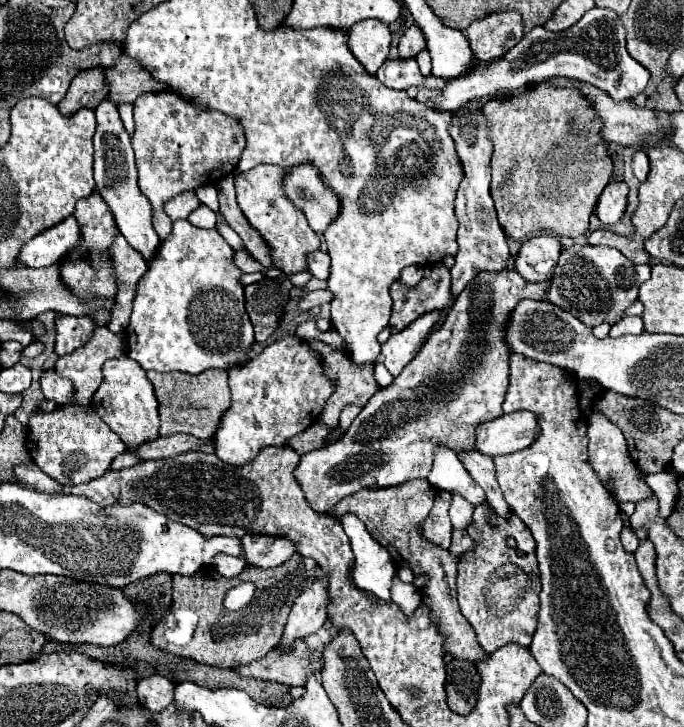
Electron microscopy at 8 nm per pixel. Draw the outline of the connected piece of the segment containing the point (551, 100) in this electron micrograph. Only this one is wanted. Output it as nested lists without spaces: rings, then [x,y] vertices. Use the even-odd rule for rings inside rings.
[[[536,86],[526,94],[508,100],[492,100],[482,108],[490,122],[490,140],[494,154],[492,170],[492,198],[498,212],[498,222],[510,240],[524,240],[526,236],[550,230],[560,236],[578,238],[588,232],[588,218],[596,208],[598,196],[612,178],[614,164],[608,158],[608,142],[600,136],[600,122],[590,102],[572,88]]]

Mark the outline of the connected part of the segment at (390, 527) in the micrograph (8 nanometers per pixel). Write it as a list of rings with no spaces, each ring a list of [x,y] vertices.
[[[414,480],[414,482],[404,482],[402,486],[388,486],[386,490],[360,490],[358,494],[342,498],[330,514],[340,518],[346,512],[358,514],[358,518],[366,524],[368,532],[391,553],[392,559],[398,565],[410,568],[414,576],[426,574],[430,582],[422,586],[422,604],[430,610],[430,618],[438,632],[444,636],[444,652],[450,654],[452,658],[462,658],[468,662],[482,662],[482,658],[488,658],[488,654],[478,646],[478,638],[474,634],[474,628],[470,622],[460,614],[458,602],[456,602],[456,564],[458,558],[446,548],[434,546],[434,542],[422,538],[420,524],[426,520],[426,514],[430,514],[432,504],[434,504],[436,488],[430,486],[428,480]]]

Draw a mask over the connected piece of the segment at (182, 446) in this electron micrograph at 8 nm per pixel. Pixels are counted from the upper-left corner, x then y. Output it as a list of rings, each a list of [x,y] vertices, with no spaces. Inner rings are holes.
[[[170,434],[170,438],[154,438],[154,442],[146,442],[142,446],[138,446],[138,450],[134,450],[132,454],[136,454],[142,460],[148,458],[170,458],[188,450],[196,450],[196,452],[214,452],[214,442],[212,440],[200,440],[194,438],[190,434]]]

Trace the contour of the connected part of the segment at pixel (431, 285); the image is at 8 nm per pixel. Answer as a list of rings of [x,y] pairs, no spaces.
[[[444,264],[426,266],[424,278],[418,286],[406,288],[394,282],[390,288],[394,306],[390,316],[392,332],[406,328],[412,320],[430,310],[440,310],[452,302],[450,296],[450,270]]]

